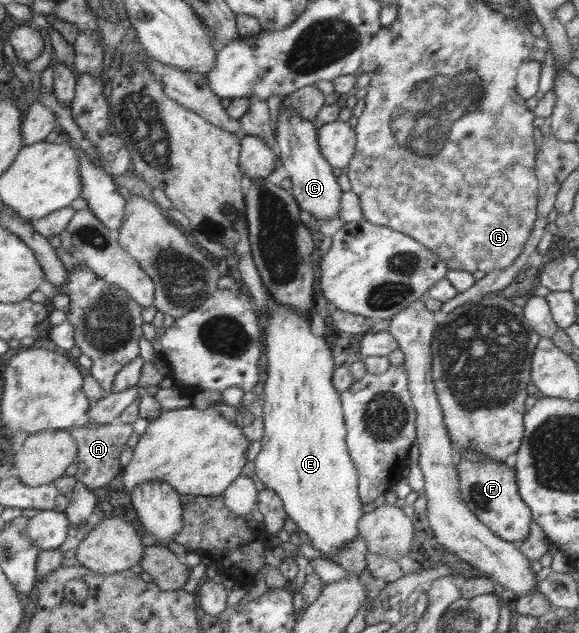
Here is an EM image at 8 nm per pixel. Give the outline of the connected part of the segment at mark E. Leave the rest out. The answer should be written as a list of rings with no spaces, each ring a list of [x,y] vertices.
[[[269,295],[270,299],[274,301],[276,305],[276,314],[266,315],[263,318],[265,325],[265,335],[263,336],[264,341],[264,357],[267,361],[267,374],[268,378],[264,385],[264,401],[263,401],[263,424],[265,425],[265,431],[260,439],[261,450],[255,458],[255,476],[256,479],[260,479],[264,483],[265,487],[275,491],[278,497],[282,500],[285,514],[288,518],[292,519],[298,527],[298,530],[303,531],[310,540],[310,546],[320,551],[321,554],[326,556],[334,556],[340,552],[342,546],[346,546],[348,542],[352,542],[356,538],[356,534],[359,533],[360,519],[364,512],[362,511],[362,501],[358,493],[358,472],[356,471],[354,462],[350,457],[346,437],[346,424],[341,406],[342,395],[335,390],[332,385],[332,374],[334,373],[334,360],[332,359],[332,352],[330,350],[329,343],[325,338],[316,337],[311,333],[311,318],[305,317],[303,313],[297,313],[282,303],[278,303]]]

